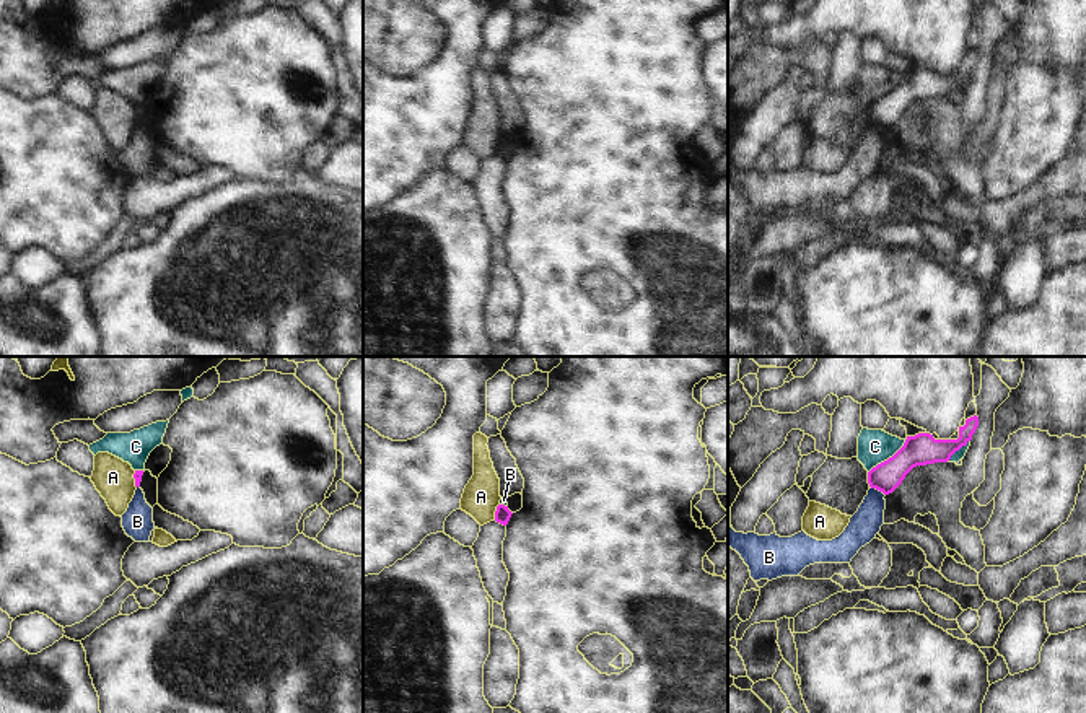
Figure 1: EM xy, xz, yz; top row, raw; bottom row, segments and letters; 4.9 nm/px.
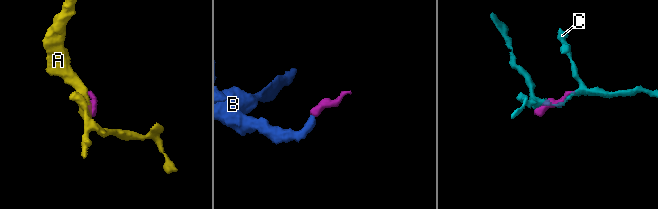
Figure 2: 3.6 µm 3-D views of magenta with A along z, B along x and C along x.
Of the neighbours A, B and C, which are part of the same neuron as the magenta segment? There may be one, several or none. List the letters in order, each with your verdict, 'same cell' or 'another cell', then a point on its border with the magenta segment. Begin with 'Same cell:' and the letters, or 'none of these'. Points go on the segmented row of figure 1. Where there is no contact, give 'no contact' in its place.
Same cell: none of these
A: another cell; meets magenta in xz at (495, 511)
B: another cell; meets magenta in yz at (878, 489)
C: another cell; meets magenta in yz at (889, 458)

